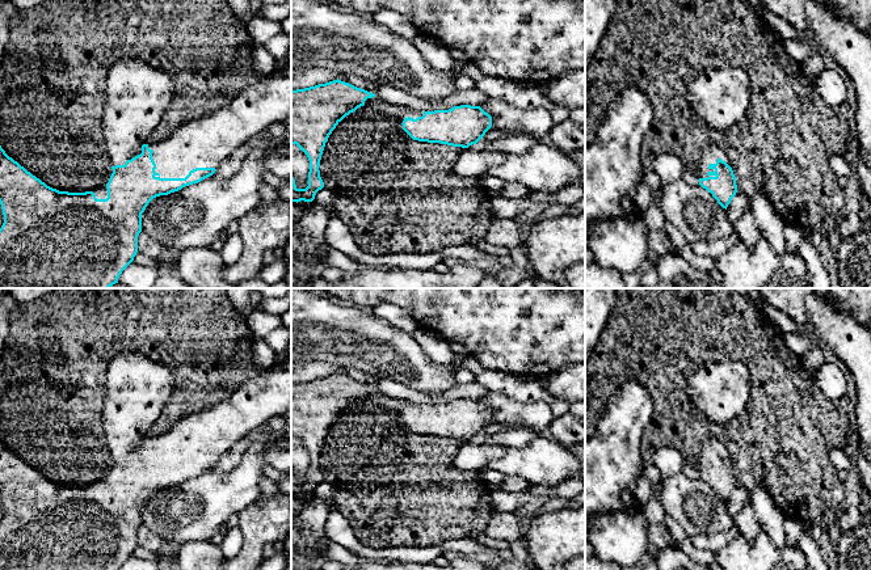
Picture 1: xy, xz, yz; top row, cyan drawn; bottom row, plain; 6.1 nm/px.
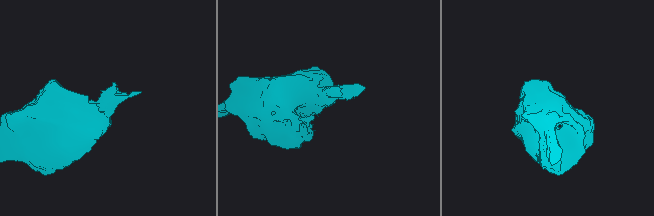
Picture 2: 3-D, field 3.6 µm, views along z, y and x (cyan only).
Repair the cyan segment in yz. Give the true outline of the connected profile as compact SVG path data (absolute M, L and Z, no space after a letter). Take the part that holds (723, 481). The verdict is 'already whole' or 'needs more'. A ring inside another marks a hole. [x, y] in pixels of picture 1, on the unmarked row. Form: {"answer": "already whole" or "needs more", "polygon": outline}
{"answer": "needs more", "polygon": "M715 436L703 439L698 455L699 478L727 503L737 486L736 470L725 446Z"}

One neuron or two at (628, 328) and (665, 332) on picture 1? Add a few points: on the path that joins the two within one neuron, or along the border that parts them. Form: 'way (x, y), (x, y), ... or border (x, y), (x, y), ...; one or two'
way (638, 332), (656, 332); one

